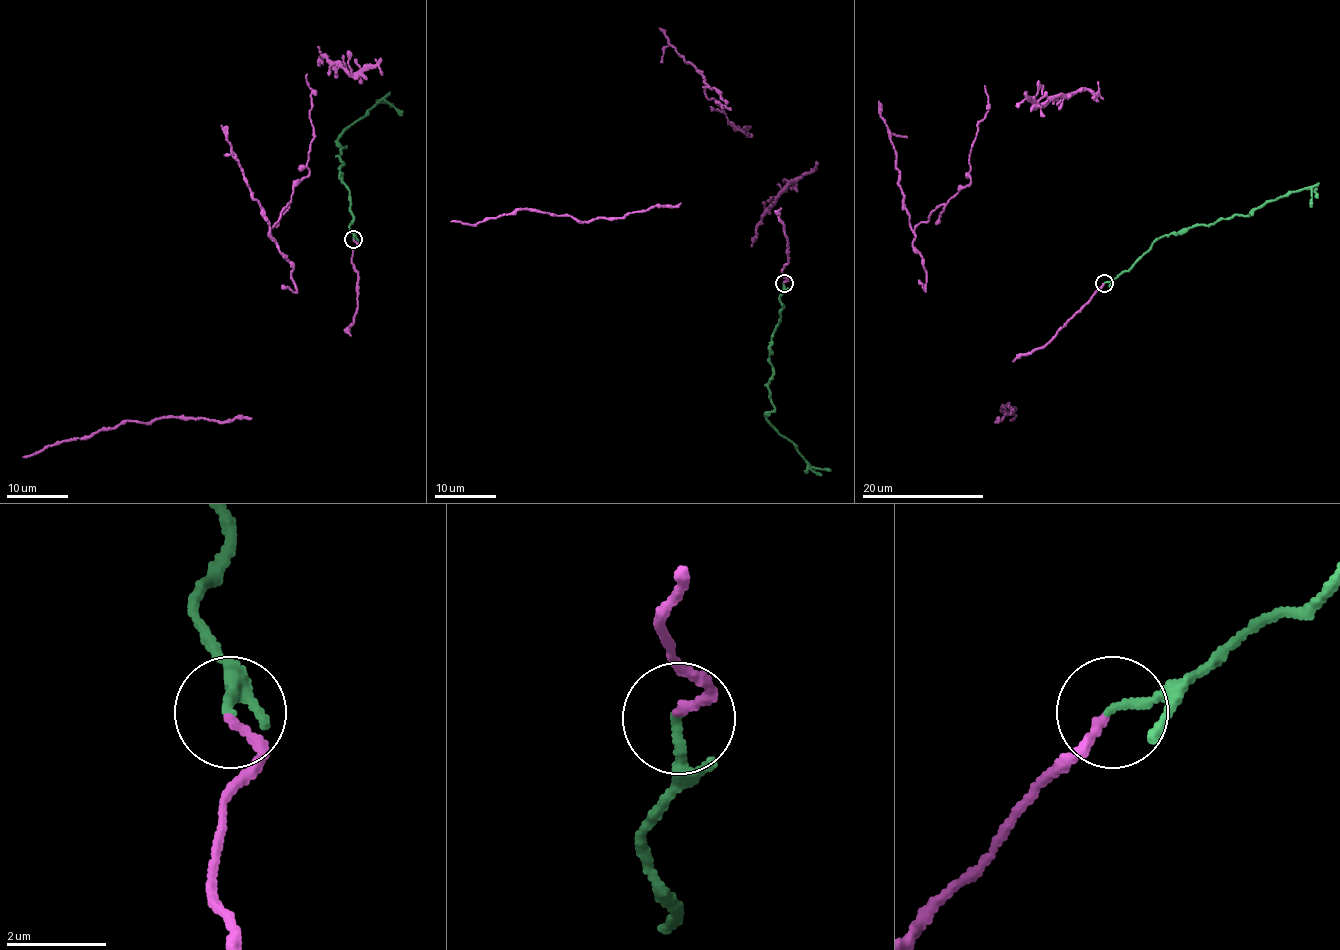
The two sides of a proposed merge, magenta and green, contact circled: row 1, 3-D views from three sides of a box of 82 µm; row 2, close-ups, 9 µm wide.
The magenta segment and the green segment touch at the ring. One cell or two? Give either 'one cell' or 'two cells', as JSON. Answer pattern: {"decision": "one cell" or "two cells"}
{"decision": "one cell"}

